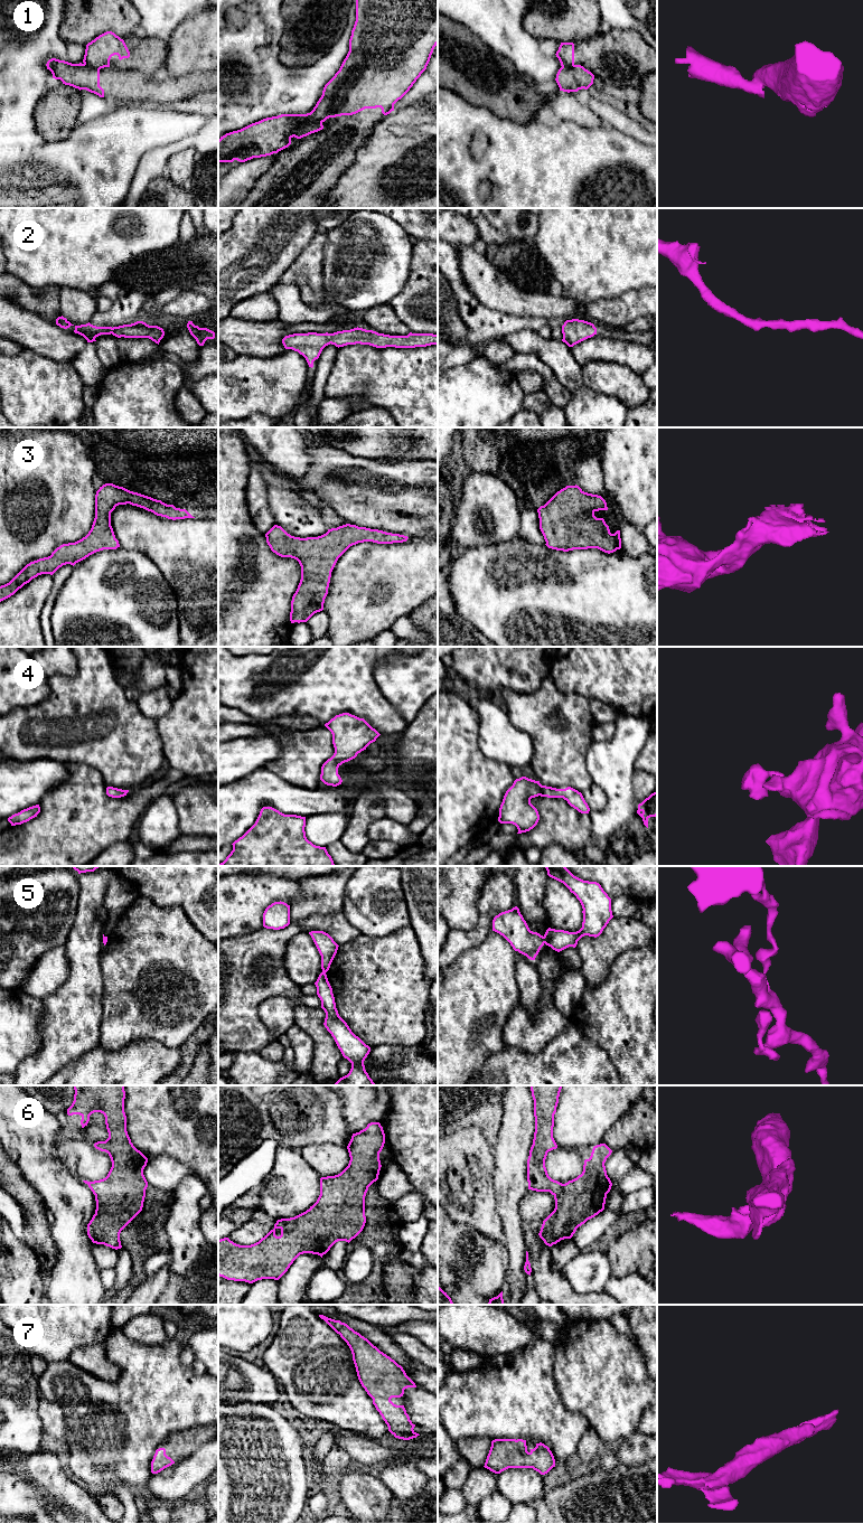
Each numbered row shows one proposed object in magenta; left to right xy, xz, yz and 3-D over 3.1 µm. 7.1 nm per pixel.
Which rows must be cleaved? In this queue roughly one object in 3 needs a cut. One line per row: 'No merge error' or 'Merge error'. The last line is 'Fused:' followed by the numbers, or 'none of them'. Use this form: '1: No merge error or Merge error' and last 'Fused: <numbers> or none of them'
1: Merge error
2: No merge error
3: No merge error
4: No merge error
5: Merge error
6: No merge error
7: No merge error
Fused: 1, 5

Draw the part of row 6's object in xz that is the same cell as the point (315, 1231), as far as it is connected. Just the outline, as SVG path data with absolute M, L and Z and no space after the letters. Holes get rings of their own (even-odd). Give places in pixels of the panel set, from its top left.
M368 1123L351 1136L347 1146L348 1166L338 1175L320 1178L320 1195L309 1210L294 1217L278 1220L274 1229L254 1244L240 1245L228 1238L218 1240L218 1276L248 1283L262 1279L279 1280L300 1254L312 1253L322 1258L336 1242L349 1243L365 1226L365 1196L368 1187L378 1179L379 1153L384 1144L381 1123Z

